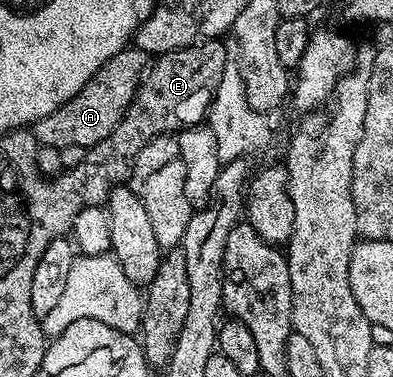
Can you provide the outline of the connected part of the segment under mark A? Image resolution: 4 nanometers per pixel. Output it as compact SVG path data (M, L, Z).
M127 46L108 58L108 62L104 62L104 66L100 66L100 70L92 74L90 81L72 99L64 102L64 106L52 110L48 118L40 118L32 125L39 145L58 149L64 146L84 146L88 149L104 142L104 138L108 138L108 134L112 134L112 130L116 130L116 126L124 118L147 68L146 53L133 46Z

